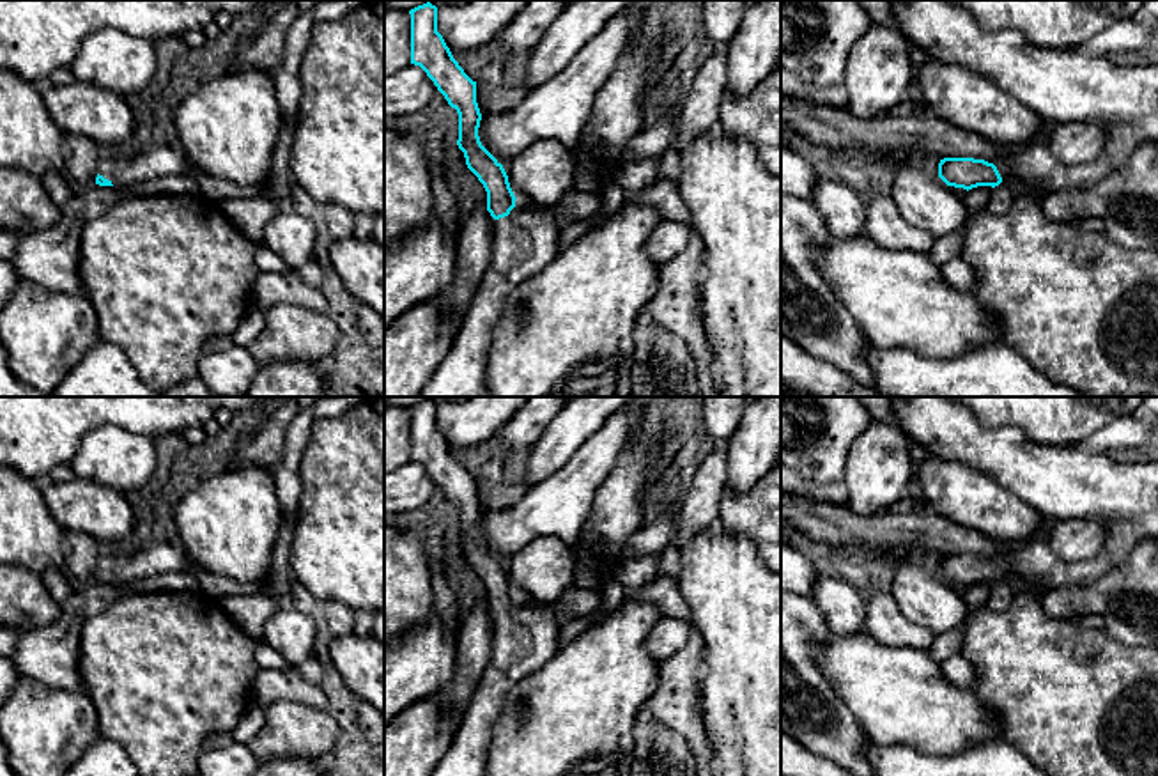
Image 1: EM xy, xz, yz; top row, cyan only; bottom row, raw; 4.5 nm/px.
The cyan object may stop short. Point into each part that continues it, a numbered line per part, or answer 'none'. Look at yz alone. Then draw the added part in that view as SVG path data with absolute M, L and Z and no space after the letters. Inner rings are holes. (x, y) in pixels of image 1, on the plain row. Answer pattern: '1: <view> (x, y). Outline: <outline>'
1: yz (1061, 482). Outline: M889 397L889 400L899 431L910 441L930 448L935 455L993 478L1050 519L1101 519L1107 523L1105 544L1096 556L1066 562L1052 551L1050 542L1032 537L1027 542L1016 544L1013 553L995 562L1002 579L1038 583L1043 592L1089 585L1126 562L1139 542L1147 539L1158 540L1158 462L1123 462L1108 452L1087 452L1080 445L1043 446L1015 425L999 429L983 427L967 406L953 402L947 397Z

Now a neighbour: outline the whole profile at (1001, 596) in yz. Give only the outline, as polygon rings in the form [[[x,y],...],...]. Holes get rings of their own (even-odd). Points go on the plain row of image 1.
[[[1000,579],[999,583],[995,583],[992,588],[990,588],[990,595],[988,595],[988,606],[997,611],[997,613],[1002,613],[1006,611],[1011,602],[1013,602],[1013,597],[1016,594],[1016,585],[1009,579]]]

